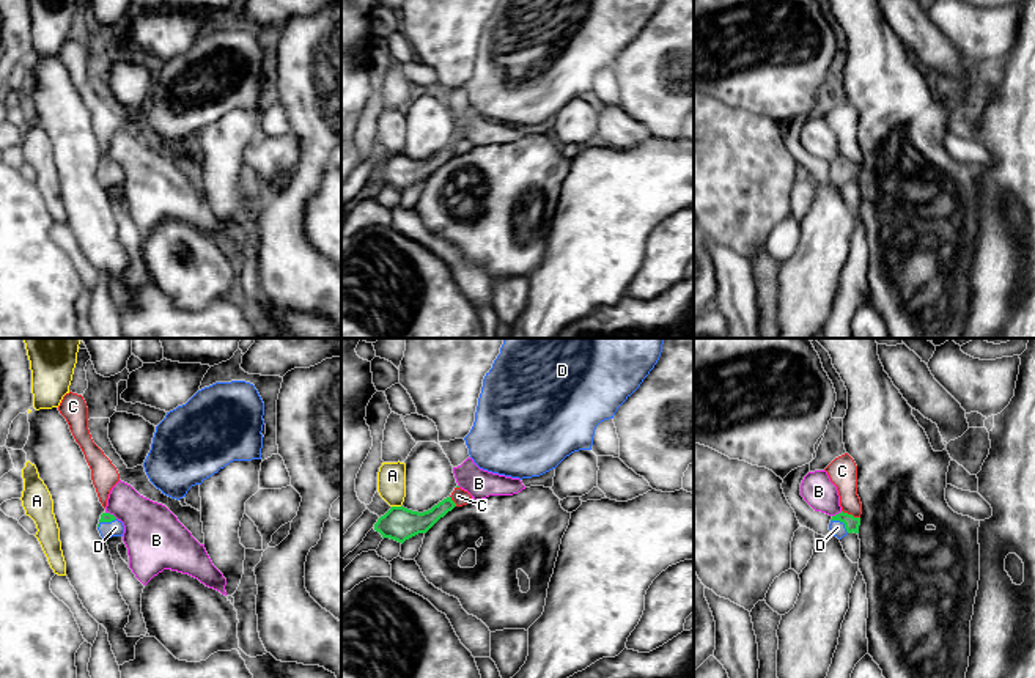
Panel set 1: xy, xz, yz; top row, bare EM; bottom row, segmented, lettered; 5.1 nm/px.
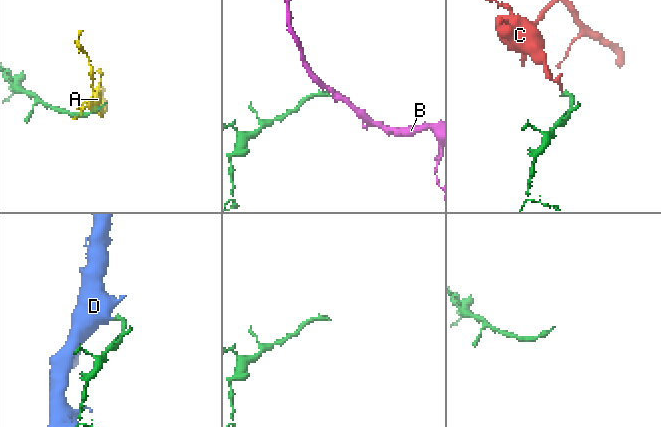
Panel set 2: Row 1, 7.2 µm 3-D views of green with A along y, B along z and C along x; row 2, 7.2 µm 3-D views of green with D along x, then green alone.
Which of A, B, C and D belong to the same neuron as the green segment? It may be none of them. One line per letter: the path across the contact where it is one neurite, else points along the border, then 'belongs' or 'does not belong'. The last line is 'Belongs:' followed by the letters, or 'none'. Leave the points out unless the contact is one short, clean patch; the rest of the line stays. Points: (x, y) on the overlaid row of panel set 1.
A: along xz (392, 505), (400, 507) | does not belong
B: along yz (842, 512), (832, 516) | does not belong
C: along yz (842, 510), (859, 518) | does not belong
D: across yz (851, 524), (842, 521), (837, 527) | belongs
Belongs: D

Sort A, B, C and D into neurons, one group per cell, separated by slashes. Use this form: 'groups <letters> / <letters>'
groups A / B / C / D

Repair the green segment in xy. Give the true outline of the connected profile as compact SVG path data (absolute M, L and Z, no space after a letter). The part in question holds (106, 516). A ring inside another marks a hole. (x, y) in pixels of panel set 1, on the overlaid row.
M102 513L99 519L99 533L102 538L123 536L124 525L110 513Z

